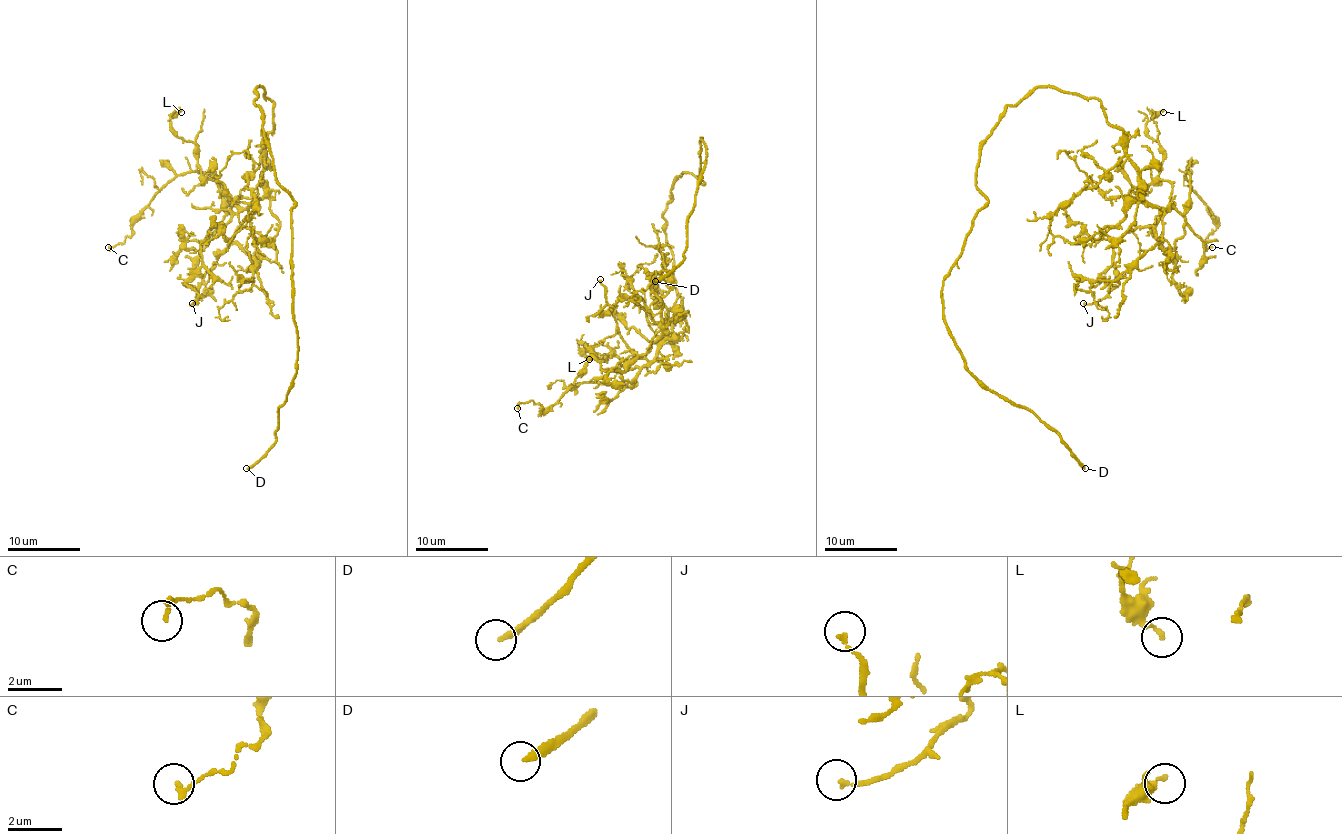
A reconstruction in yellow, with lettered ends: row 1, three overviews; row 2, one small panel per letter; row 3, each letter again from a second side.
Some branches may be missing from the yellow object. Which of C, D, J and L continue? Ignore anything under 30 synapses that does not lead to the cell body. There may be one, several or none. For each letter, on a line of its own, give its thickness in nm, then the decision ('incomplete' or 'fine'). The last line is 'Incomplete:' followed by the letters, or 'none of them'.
C: 170 nm thick; fine
D: 240 nm thick; incomplete
J: 150 nm thick; fine
L: 170 nm thick; fine
Incomplete: D

